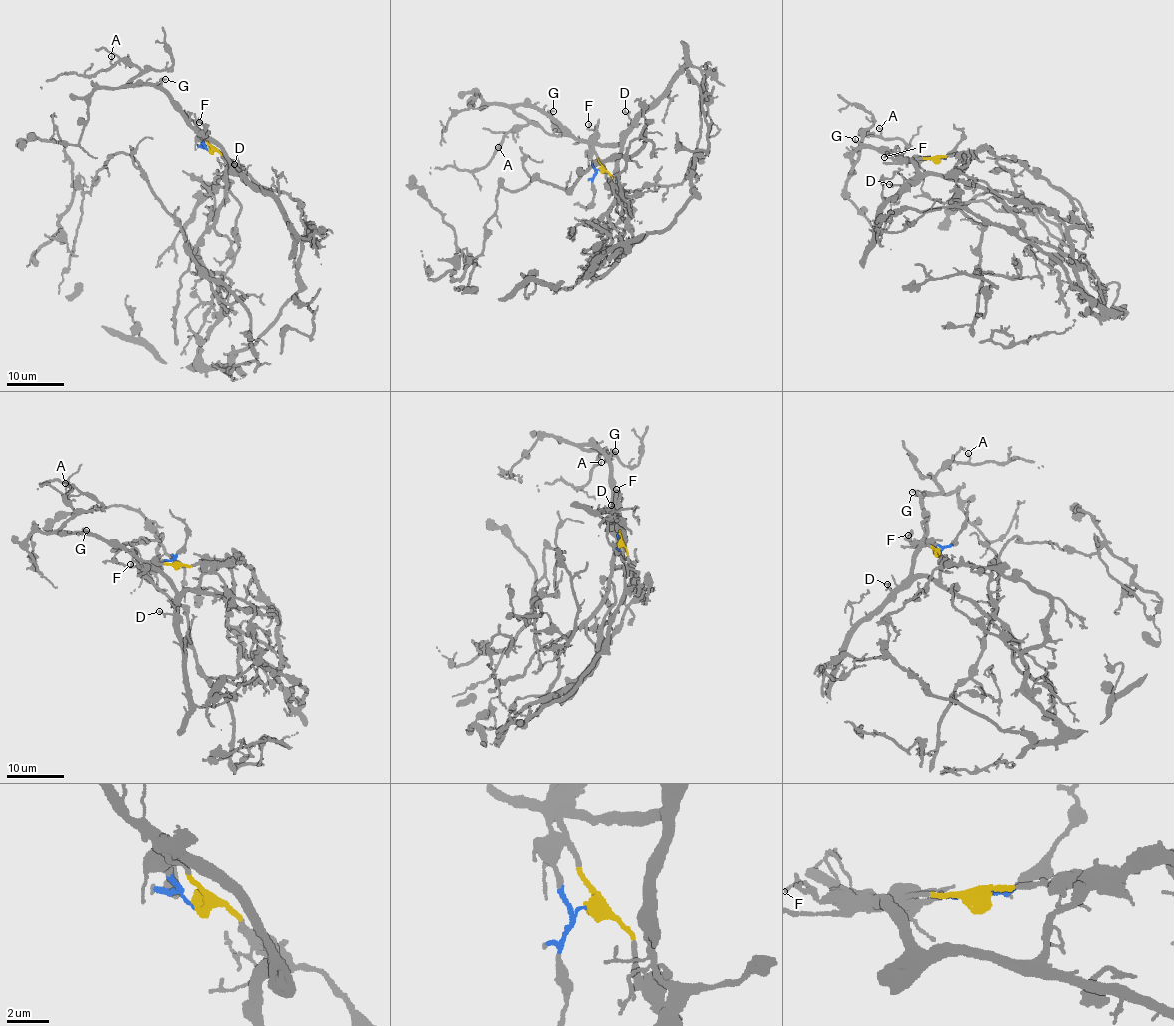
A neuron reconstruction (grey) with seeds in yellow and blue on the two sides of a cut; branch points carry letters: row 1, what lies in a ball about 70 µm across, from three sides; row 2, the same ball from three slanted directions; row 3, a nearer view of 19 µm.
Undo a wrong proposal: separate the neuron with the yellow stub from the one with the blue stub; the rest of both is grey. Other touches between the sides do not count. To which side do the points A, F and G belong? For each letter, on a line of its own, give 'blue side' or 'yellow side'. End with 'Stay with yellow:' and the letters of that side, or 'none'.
A: blue side
F: yellow side
G: blue side
Stay with yellow: F

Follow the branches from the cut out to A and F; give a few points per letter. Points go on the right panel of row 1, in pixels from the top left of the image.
A: (937, 162), (906, 161), (867, 146), (856, 149), (852, 159), (856, 160), (862, 135), (877, 136), (879, 128)
F: (937, 162), (934, 157), (912, 161), (893, 159), (888, 155), (883, 157)

